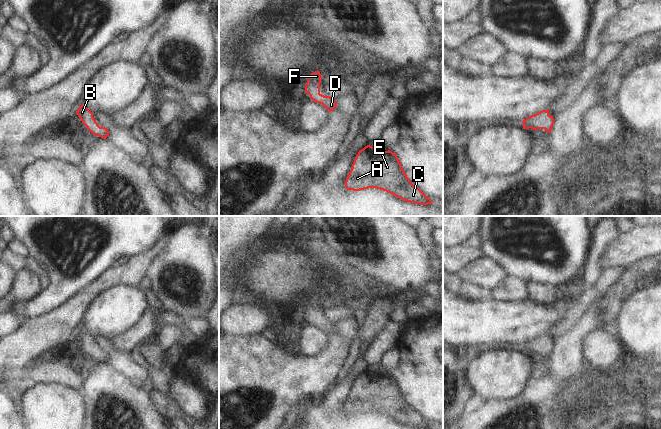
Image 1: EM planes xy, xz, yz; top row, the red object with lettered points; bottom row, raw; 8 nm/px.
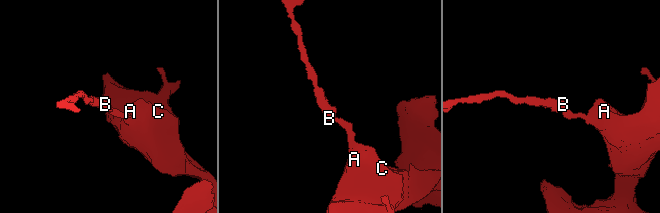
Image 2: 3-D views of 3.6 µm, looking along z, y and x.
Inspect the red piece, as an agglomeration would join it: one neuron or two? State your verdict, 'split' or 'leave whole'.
leave whole

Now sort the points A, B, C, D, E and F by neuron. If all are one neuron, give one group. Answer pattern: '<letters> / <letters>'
A B C D E F

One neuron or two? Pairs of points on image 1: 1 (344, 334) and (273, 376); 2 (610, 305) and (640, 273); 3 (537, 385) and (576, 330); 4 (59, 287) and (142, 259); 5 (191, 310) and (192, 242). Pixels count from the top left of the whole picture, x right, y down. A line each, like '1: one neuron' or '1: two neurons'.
1: one neuron
2: one neuron
3: one neuron
4: two neurons
5: one neuron

